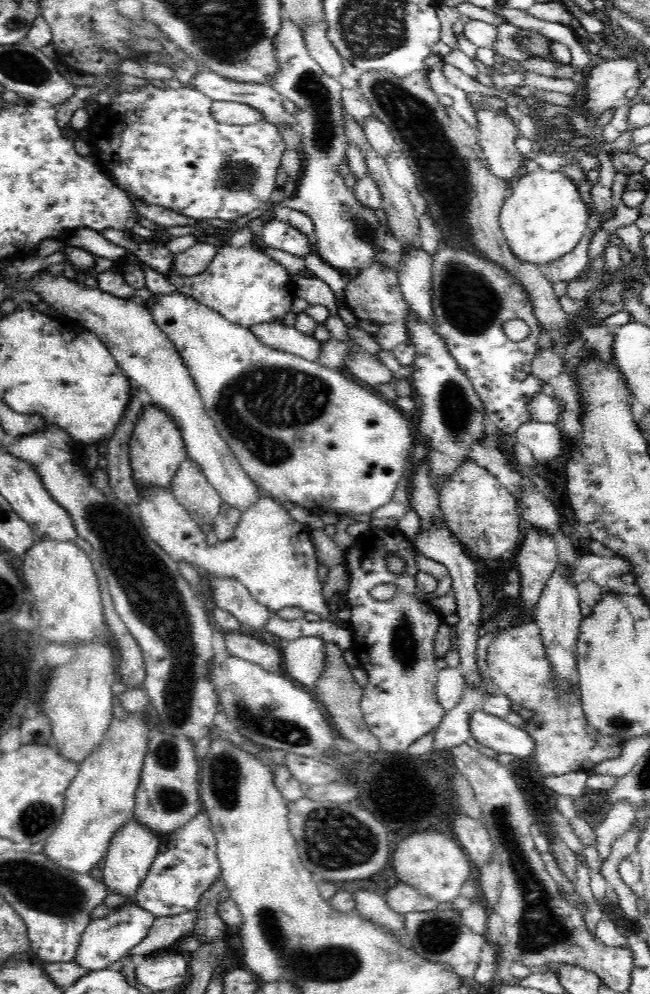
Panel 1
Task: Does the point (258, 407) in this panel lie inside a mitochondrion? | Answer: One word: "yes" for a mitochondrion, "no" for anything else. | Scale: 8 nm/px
yes

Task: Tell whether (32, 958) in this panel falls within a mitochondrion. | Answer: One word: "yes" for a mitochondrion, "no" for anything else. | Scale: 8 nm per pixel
no

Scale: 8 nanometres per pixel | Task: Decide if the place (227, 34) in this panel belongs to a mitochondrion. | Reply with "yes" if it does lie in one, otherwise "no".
yes

